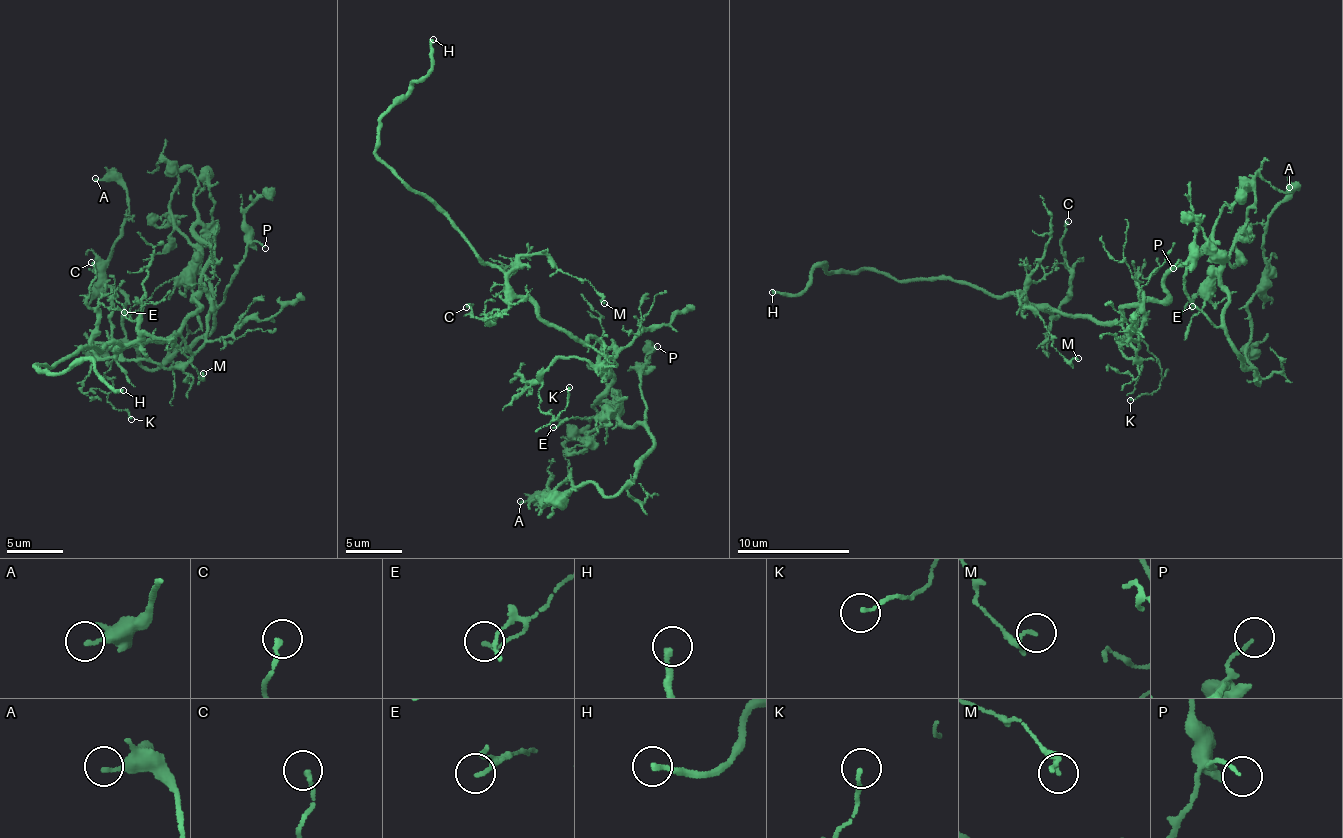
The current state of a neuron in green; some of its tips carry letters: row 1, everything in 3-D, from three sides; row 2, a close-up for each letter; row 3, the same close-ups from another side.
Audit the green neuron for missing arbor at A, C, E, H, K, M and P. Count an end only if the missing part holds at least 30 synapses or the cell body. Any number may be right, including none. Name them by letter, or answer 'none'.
H

